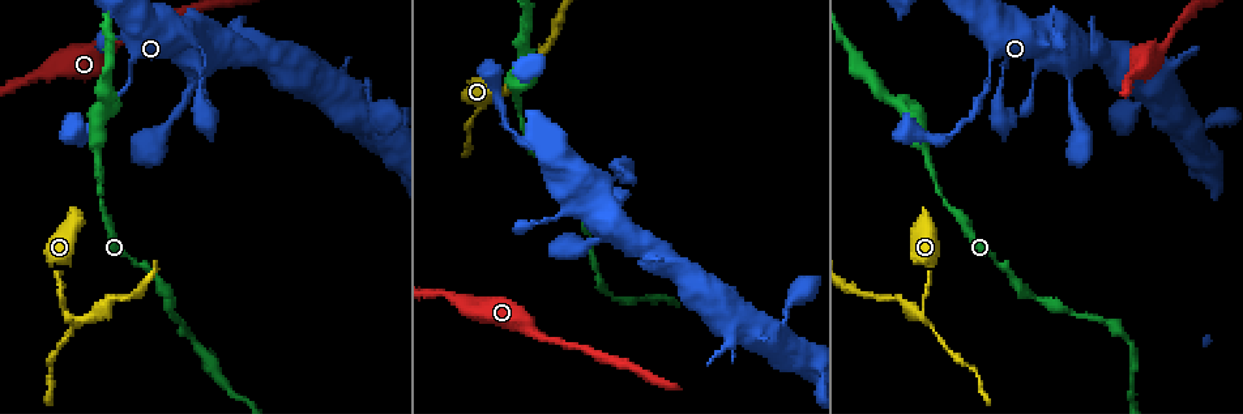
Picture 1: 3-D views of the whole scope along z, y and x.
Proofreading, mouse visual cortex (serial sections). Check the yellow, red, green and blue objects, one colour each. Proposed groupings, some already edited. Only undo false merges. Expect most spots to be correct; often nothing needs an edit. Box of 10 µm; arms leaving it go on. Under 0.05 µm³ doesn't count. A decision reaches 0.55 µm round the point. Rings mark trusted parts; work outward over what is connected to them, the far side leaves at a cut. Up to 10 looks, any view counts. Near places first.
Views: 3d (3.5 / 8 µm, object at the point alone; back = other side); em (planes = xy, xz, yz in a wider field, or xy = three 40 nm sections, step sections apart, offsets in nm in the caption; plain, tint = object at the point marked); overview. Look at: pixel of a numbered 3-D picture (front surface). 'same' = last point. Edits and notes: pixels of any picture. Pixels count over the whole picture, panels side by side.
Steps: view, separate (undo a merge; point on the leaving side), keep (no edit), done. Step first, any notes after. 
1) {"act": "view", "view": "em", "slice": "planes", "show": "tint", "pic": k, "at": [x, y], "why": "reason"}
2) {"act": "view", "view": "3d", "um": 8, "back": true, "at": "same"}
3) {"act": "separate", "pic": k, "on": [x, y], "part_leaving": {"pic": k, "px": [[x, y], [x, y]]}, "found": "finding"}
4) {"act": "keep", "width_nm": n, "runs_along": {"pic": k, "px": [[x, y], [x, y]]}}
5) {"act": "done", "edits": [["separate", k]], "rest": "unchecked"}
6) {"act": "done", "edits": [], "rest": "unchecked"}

{"act": "view", "view": "3d", "um": 3.5, "pic": 1, "at": [192, 42]}

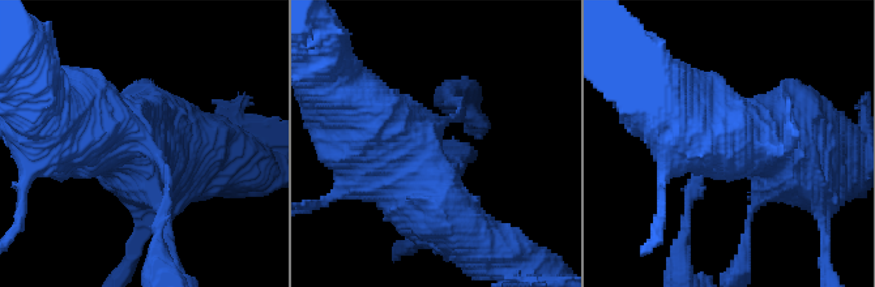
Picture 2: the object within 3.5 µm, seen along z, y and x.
{"act": "view", "view": "em", "slice": "xy", "step": 1, "show": "tint", "pic": 2, "at": [436, 126]}

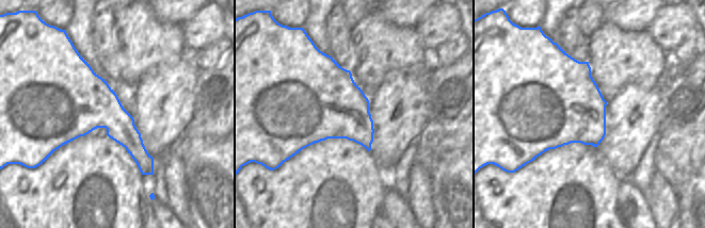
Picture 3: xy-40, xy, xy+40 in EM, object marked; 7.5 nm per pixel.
{"act": "keep", "width_nm": 550, "runs_along": {"pic": 2, "px": [[71, 141], [162, 217]]}, "found": "continuous, no second cell"}

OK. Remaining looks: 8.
{"act": "view", "view": "3d", "um": 3.5, "back": true, "pic": 1, "at": [242, 50], "why": "sudden change in width"}

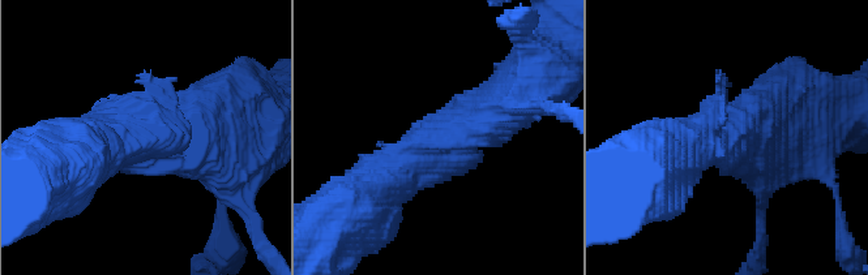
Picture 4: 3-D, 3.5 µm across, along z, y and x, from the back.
{"act": "view", "view": "em", "slice": "xy", "step": 3, "show": "tint", "pic": 4, "at": [726, 139], "why": "now the EM"}

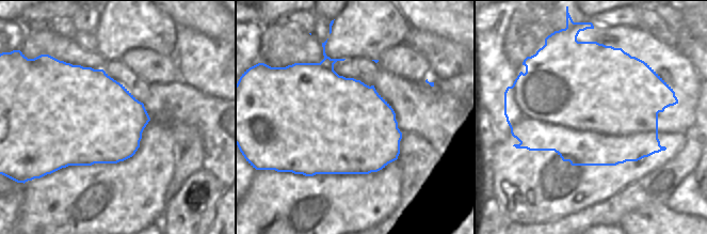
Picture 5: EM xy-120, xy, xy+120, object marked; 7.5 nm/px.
{"act": "keep", "runs_along": {"pic": 4, "px": [[513, 95], [370, 196]]}, "found": "all the same cell"}

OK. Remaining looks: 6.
{"act": "view", "view": "3d", "um": 3.5, "pic": 1, "at": [353, 88], "why": "sudden change in width"}

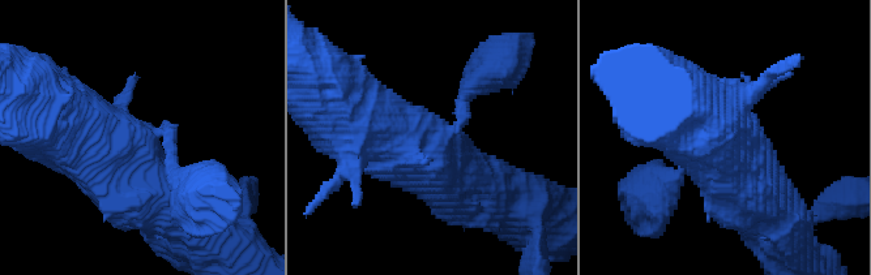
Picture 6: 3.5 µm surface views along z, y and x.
{"act": "view", "view": "em", "slice": "xy", "step": 1, "show": "tint", "pic": 6, "at": [145, 141], "why": "need the tissue"}

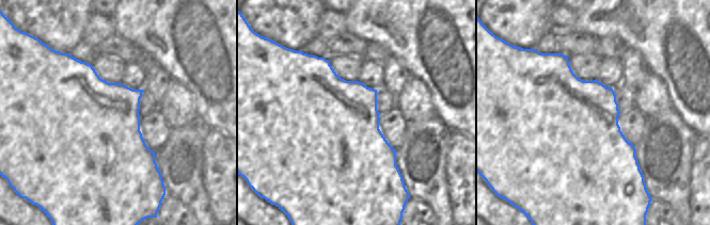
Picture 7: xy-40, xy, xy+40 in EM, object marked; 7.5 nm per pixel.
{"act": "keep", "runs_along": {"pic": 6, "px": [[54, 116], [98, 140], [183, 220]]}, "found": "continuous, no second cell"}

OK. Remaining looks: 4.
{"act": "view", "view": "3d", "um": 3.5, "pic": 1, "at": [535, 330], "why": "sudden change in width"}

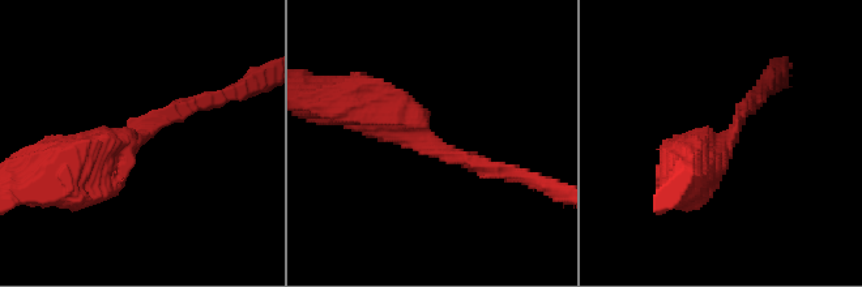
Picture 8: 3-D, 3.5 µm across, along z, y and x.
{"act": "view", "view": "em", "slice": "xy", "step": 1, "show": "tint", "pic": 8, "at": [729, 142], "arm_widths_nm": [200, 600], "why": "now the EM"}

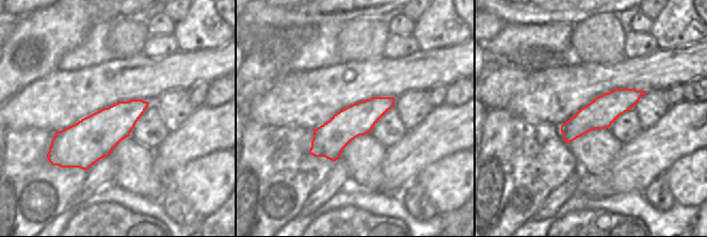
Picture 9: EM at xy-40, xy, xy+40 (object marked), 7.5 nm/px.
{"act": "keep", "runs_along": {"pic": 9, "px": [[391, 100], [347, 124], [312, 152]]}, "found": "all the same cell"}

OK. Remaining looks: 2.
{"act": "done", "edits": [], "rest": "unchecked"}

